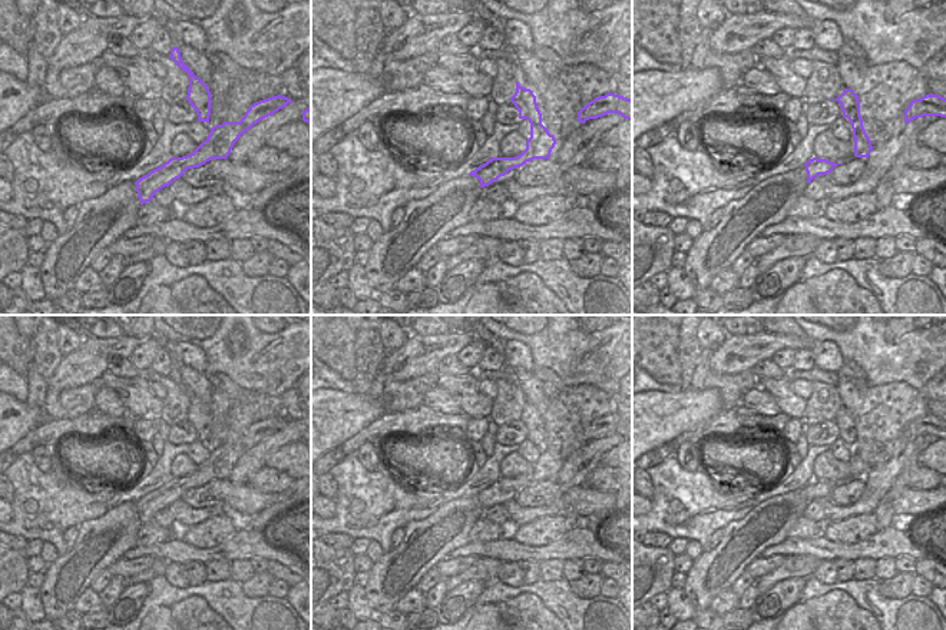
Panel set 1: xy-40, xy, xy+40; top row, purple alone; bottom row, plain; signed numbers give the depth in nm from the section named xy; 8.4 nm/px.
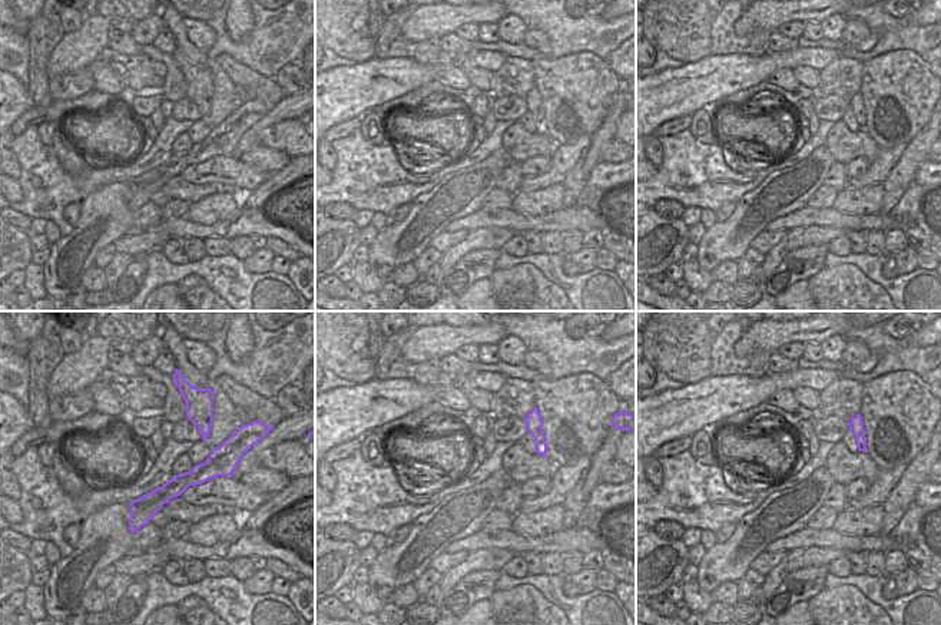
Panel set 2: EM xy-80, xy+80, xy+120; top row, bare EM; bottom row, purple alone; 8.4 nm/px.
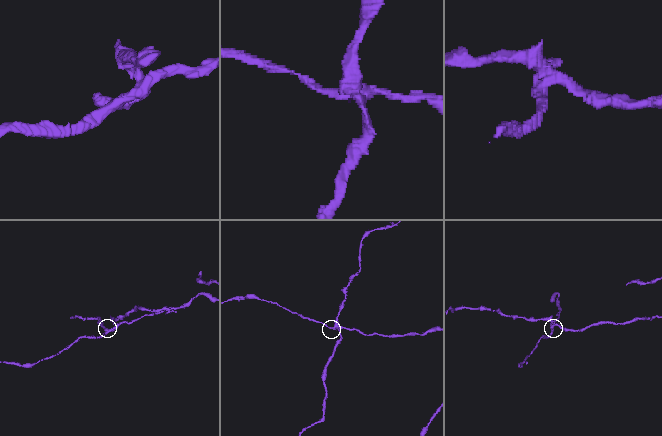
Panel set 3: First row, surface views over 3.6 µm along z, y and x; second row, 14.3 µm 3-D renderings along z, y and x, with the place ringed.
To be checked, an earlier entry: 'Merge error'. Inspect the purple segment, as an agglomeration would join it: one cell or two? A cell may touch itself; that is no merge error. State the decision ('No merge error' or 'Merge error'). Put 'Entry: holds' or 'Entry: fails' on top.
Entry: holds
Merge error

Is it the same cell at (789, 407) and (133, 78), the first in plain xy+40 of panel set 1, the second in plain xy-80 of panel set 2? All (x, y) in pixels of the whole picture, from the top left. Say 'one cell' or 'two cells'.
one cell

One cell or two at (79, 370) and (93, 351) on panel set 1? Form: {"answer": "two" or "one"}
{"answer": "one"}

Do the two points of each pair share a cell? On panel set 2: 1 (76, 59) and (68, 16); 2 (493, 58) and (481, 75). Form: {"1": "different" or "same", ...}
{"1": "different", "2": "different"}

